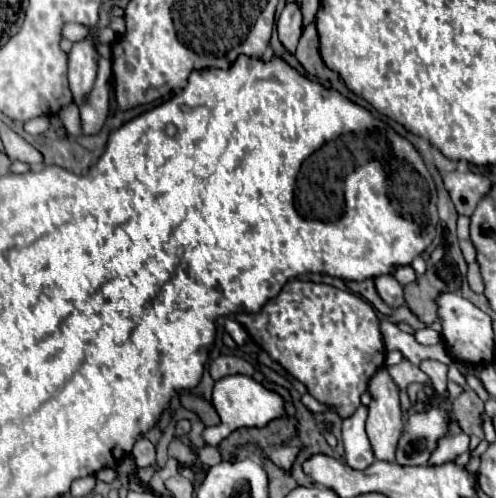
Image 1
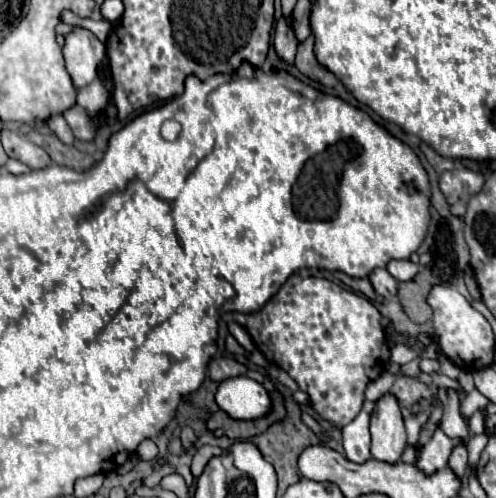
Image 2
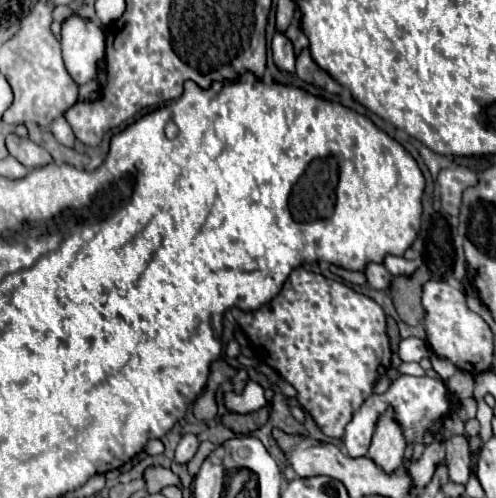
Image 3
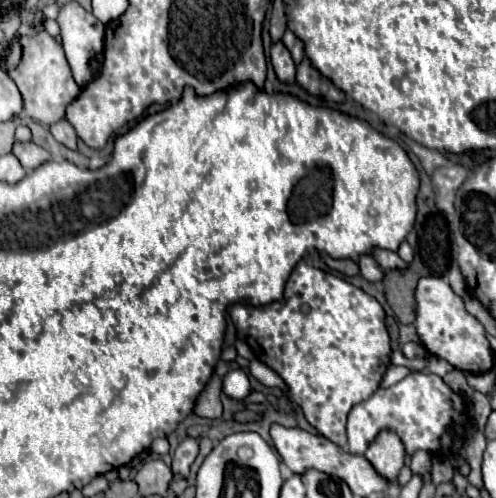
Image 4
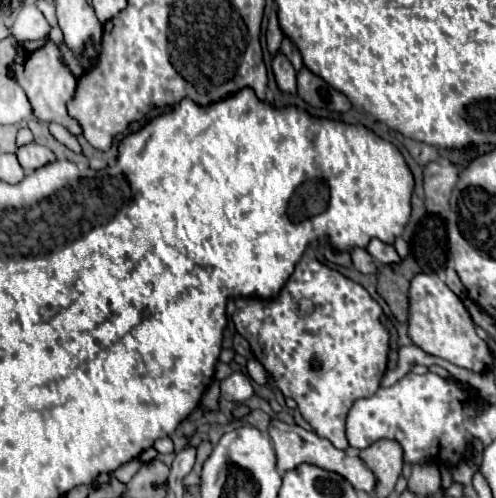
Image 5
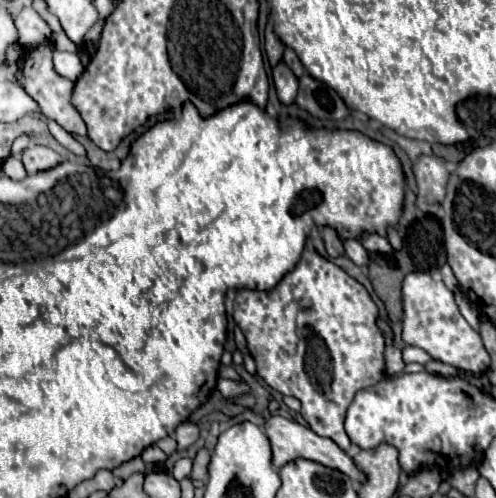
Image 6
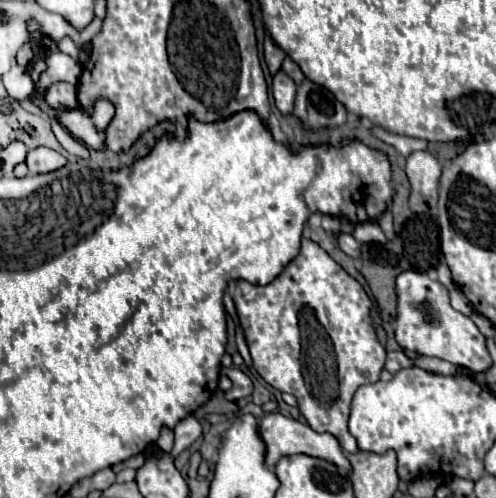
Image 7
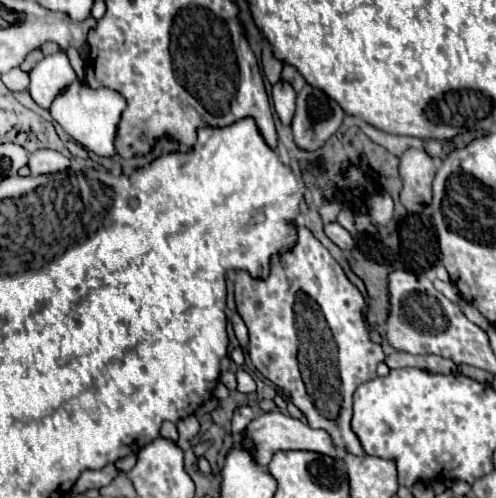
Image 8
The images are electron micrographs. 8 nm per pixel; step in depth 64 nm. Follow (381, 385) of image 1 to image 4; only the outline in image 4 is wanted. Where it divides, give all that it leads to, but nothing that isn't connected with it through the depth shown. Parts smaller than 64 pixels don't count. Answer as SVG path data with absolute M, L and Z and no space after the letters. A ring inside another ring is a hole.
M382 430L378 438L368 446L364 456L382 478L386 478L388 482L396 482L396 476L404 466L406 452L402 440L394 432Z

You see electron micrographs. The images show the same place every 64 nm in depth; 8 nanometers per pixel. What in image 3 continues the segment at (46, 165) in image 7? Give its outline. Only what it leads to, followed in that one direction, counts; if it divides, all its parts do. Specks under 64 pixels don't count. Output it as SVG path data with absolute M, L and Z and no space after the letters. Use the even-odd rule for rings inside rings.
M10 134L8 140L6 140L6 146L8 146L8 152L20 162L24 164L26 168L40 168L44 164L50 164L52 162L52 156L48 150L44 150L42 146L34 144L32 140L28 138L18 138L16 134Z

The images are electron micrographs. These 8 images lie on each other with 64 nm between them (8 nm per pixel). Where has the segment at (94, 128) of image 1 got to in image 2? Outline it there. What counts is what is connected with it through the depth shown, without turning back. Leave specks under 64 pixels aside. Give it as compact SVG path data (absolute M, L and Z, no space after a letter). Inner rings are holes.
M98 78L92 84L78 90L78 104L84 106L92 116L100 112L98 108L104 108L108 104L108 92Z

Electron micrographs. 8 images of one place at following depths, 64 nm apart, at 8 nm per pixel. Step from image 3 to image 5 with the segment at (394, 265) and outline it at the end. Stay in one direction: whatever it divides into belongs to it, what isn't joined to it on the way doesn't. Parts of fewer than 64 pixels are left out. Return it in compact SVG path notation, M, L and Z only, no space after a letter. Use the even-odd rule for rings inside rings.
M372 238L370 244L366 246L366 250L370 252L370 256L380 262L380 264L392 264L392 262L400 262L400 256L398 252L390 246L390 244L384 244L382 240L376 240Z

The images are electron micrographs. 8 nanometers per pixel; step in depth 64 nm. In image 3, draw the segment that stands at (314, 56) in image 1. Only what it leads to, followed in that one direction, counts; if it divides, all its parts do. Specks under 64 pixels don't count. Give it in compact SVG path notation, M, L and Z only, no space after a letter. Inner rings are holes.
M302 50L302 54L296 58L296 74L300 80L326 90L328 94L340 94L340 90L342 90L340 84L336 84L330 74L326 74L324 70L320 70L316 66L316 62L310 58L308 50Z

